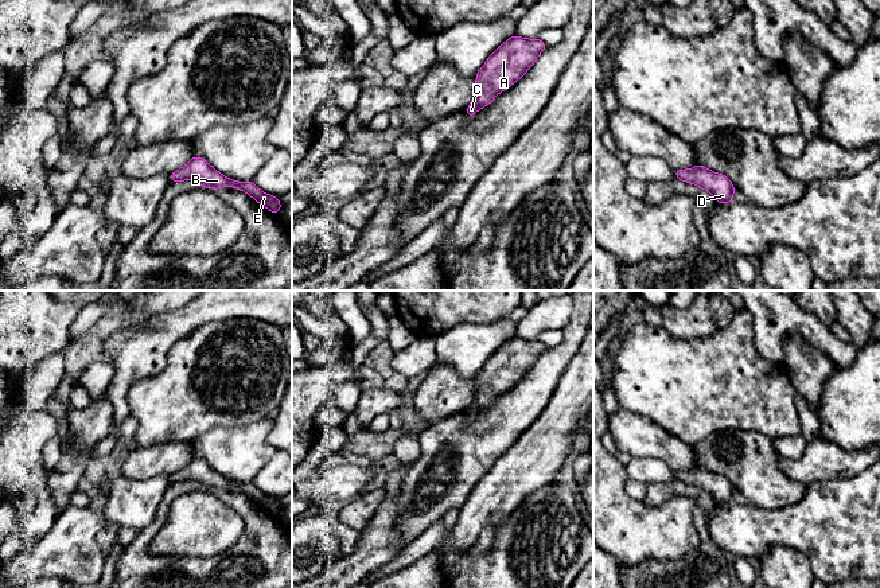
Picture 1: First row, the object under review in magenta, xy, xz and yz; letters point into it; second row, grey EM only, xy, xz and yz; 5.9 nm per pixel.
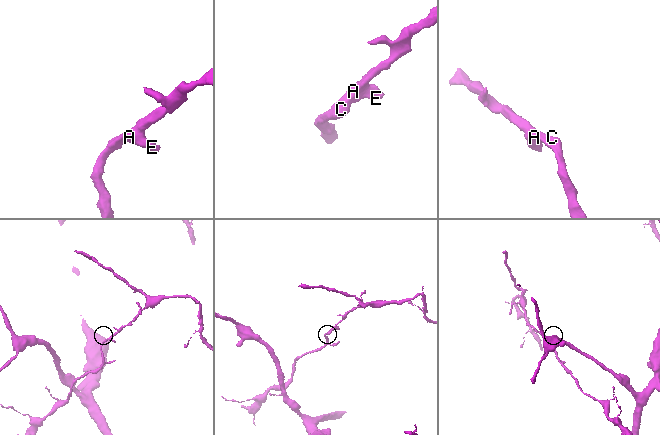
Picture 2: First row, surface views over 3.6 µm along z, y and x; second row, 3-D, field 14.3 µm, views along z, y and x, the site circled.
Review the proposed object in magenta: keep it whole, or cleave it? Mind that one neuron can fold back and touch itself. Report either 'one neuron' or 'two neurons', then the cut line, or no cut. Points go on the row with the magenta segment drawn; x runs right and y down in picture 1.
one neuron; cut none

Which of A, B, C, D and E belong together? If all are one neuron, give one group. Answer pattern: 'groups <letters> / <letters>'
groups A B C D E

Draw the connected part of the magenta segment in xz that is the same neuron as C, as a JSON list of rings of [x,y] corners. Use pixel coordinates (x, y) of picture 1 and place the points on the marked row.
[[[518,35],[502,43],[476,73],[475,94],[466,108],[468,117],[472,118],[479,109],[491,104],[498,93],[522,78],[546,48],[538,38],[525,39]]]

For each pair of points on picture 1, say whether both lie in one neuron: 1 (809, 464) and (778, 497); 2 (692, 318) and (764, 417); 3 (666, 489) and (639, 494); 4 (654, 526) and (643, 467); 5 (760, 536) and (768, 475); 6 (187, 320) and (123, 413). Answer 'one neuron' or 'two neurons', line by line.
1: two neurons
2: two neurons
3: two neurons
4: two neurons
5: two neurons
6: one neuron

